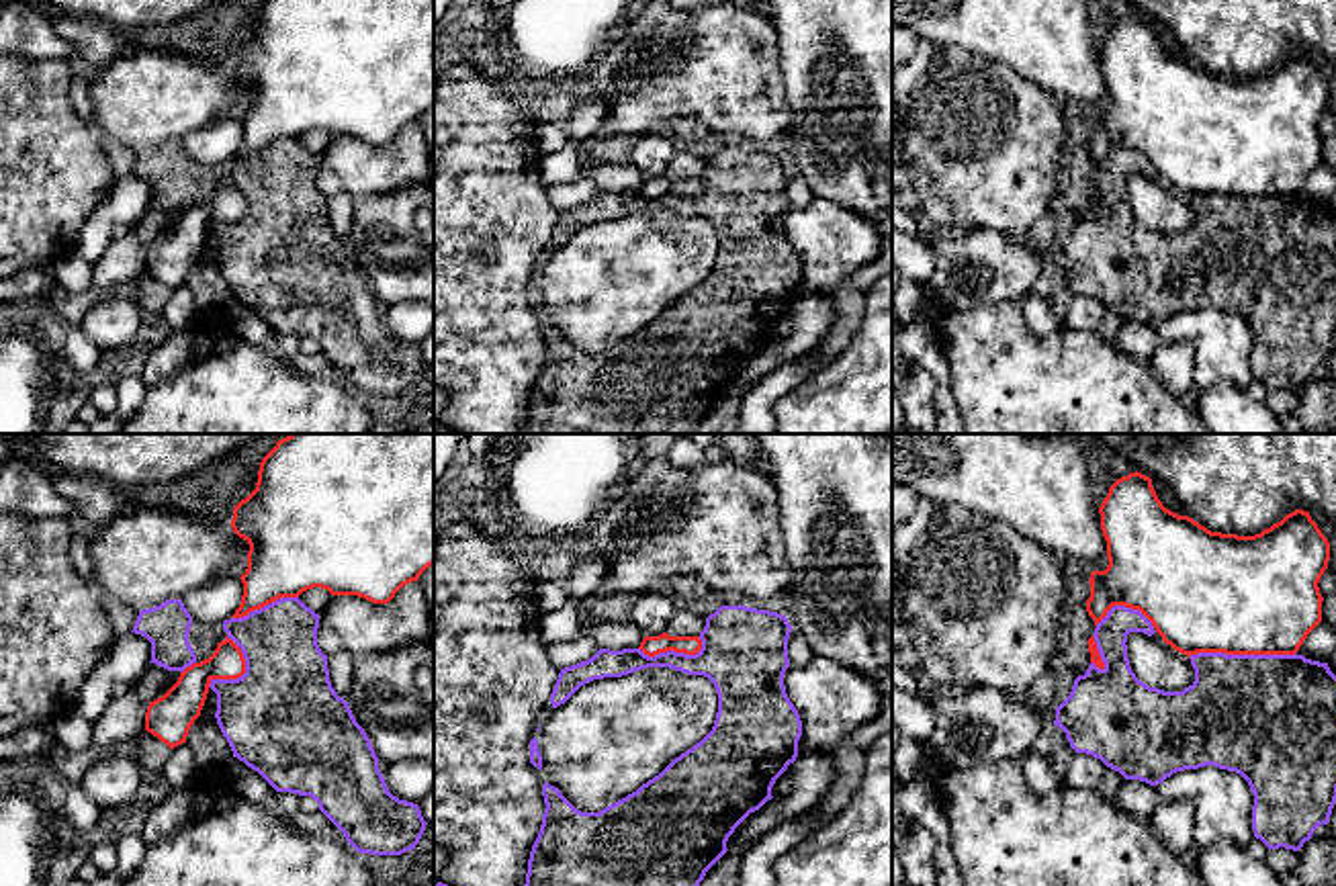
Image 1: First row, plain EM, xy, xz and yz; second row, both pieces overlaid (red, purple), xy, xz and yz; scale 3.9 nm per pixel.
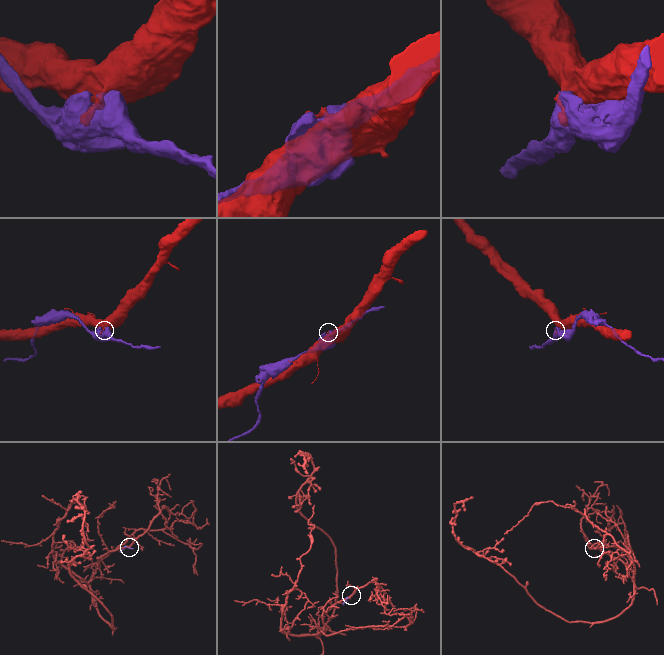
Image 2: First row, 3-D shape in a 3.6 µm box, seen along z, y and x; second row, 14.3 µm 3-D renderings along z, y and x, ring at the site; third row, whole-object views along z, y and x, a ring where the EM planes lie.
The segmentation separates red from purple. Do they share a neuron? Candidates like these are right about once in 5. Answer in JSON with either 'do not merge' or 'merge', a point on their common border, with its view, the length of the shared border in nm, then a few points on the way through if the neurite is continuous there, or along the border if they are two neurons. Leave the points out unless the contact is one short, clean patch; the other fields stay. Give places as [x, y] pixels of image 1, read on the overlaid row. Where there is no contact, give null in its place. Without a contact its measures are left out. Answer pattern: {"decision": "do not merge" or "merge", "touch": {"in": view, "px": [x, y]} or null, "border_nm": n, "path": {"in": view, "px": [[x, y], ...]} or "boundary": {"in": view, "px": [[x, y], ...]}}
{"decision": "do not merge", "touch": {"in": "yz", "px": [1242, 653]}, "border_nm": 420}

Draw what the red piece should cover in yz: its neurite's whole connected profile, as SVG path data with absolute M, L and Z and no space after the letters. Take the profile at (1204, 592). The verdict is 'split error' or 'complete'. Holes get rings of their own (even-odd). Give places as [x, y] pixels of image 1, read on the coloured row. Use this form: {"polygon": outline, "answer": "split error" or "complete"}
{"polygon": "M1135 471L1109 487L1099 514L1109 565L1088 579L1086 612L1095 626L1113 606L1140 610L1166 645L1191 657L1295 655L1322 622L1318 583L1328 569L1330 542L1309 512L1295 510L1254 536L1211 532L1166 510L1152 479Z", "answer": "complete"}

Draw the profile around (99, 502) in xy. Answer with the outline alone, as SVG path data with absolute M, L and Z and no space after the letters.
M55 473L51 475L51 483L94 530L131 510L127 491L102 479Z

